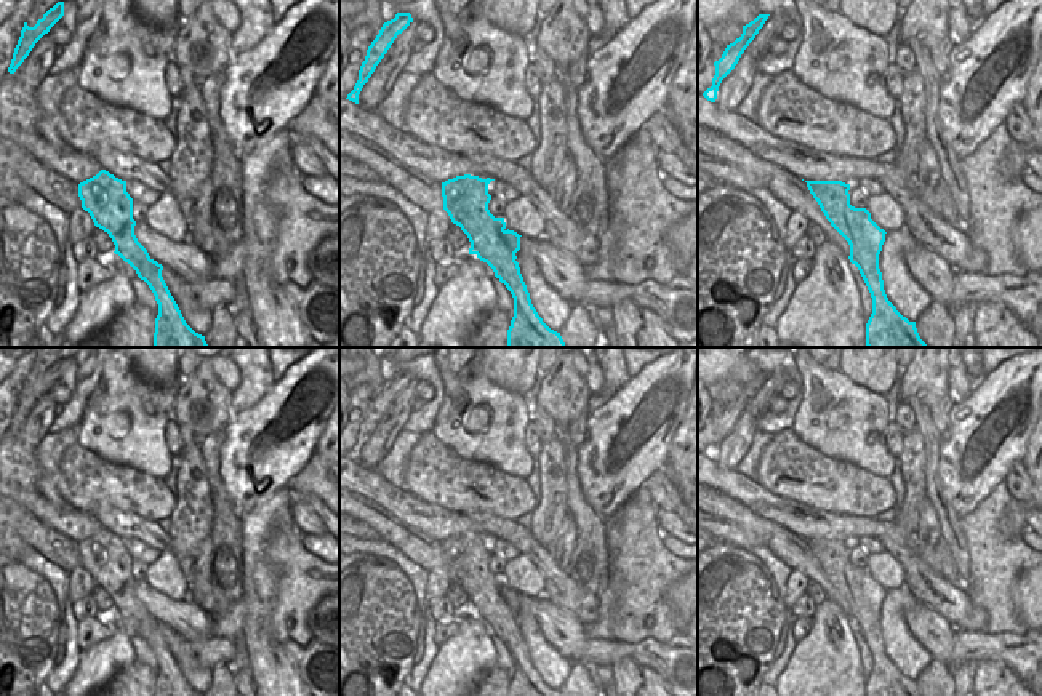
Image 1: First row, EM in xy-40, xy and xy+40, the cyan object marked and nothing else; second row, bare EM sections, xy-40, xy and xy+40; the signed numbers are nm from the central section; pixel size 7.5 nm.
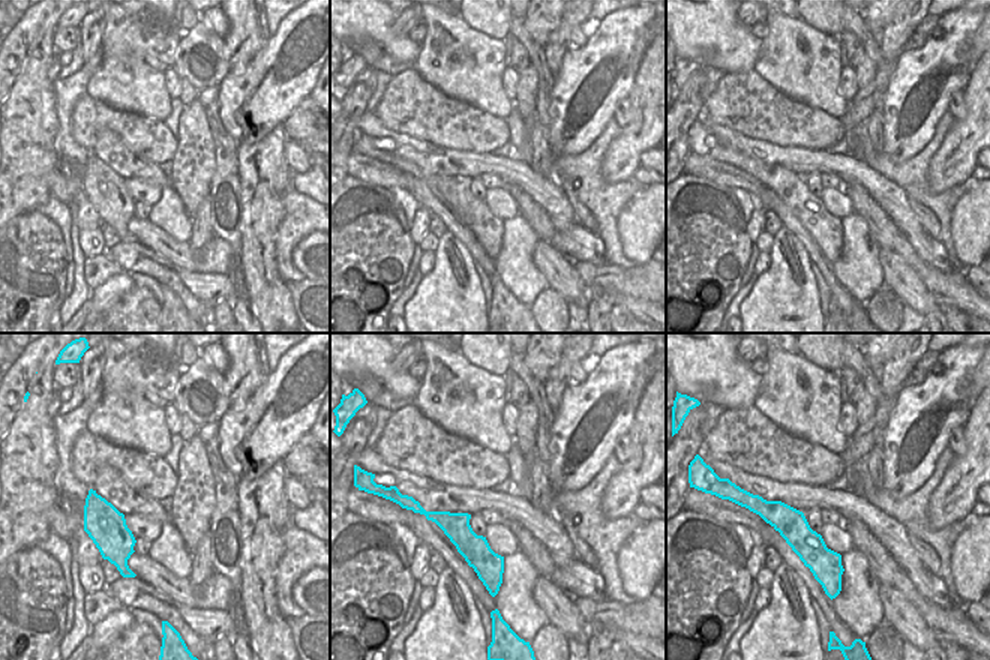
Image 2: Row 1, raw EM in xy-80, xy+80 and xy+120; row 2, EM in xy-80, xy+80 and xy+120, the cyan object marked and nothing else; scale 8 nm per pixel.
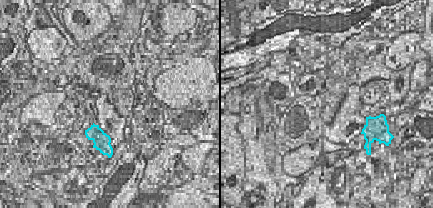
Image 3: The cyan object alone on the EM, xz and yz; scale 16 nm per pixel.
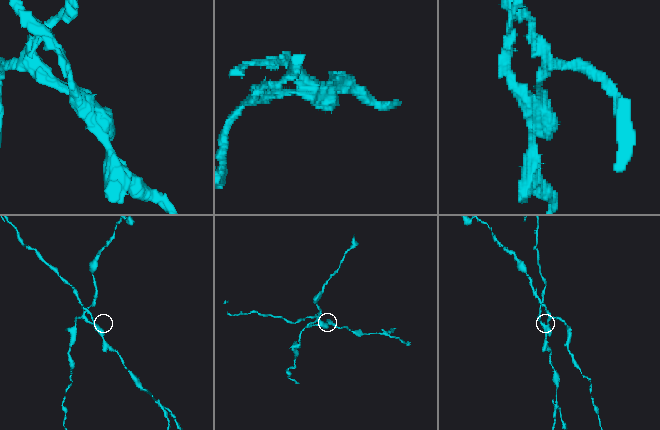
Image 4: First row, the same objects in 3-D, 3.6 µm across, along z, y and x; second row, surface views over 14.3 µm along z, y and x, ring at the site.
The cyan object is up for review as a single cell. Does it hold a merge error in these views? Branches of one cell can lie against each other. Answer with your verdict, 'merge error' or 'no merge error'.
merge error

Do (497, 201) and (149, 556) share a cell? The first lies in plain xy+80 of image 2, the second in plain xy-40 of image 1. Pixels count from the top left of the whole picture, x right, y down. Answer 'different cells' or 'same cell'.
different cells

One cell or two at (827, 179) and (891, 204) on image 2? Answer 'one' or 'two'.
two

